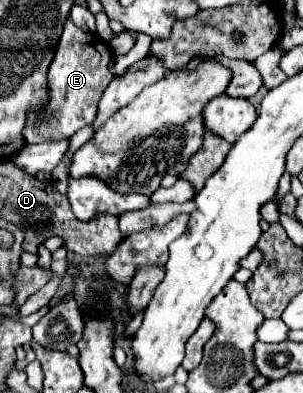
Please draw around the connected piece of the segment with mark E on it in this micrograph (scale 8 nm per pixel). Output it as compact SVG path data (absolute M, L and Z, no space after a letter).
M69 19L55 49L53 63L49 65L49 105L39 115L29 115L29 127L25 127L25 141L43 143L69 139L77 129L93 123L101 91L113 79L113 73L109 71L109 61L111 51L107 43L95 33L81 31Z

